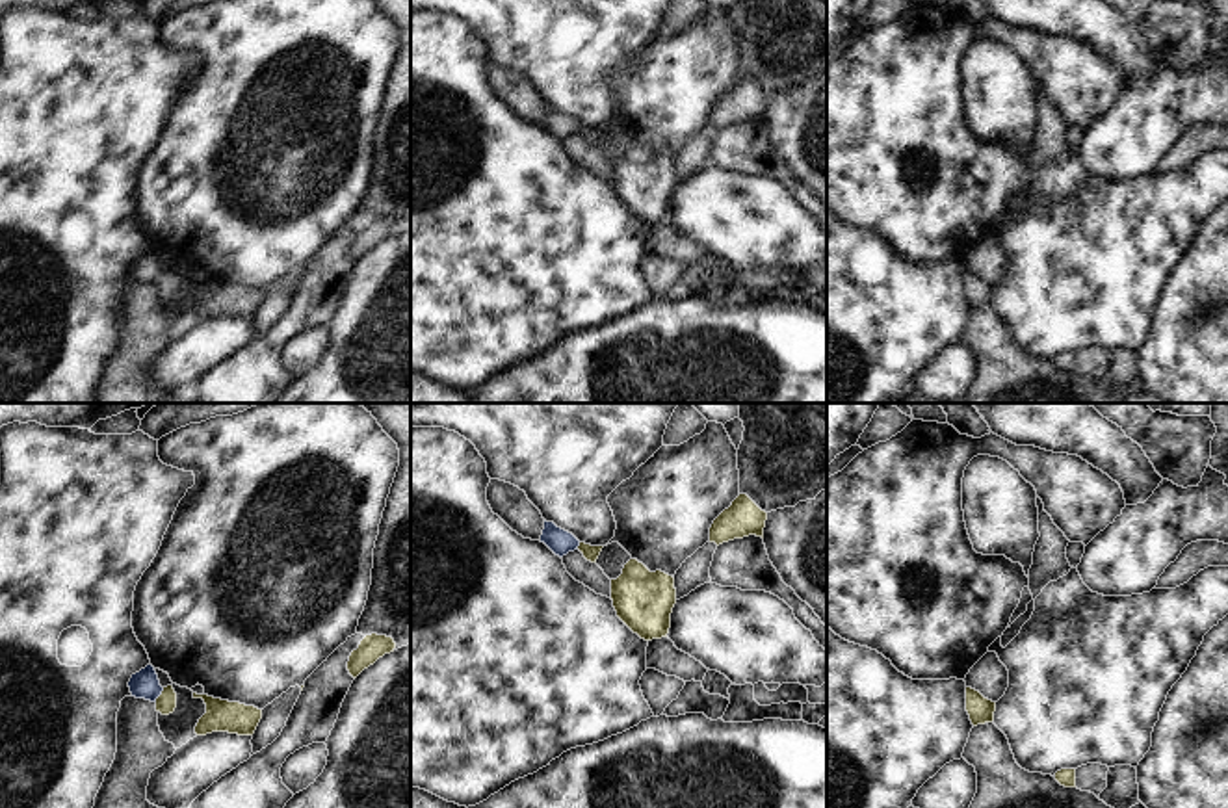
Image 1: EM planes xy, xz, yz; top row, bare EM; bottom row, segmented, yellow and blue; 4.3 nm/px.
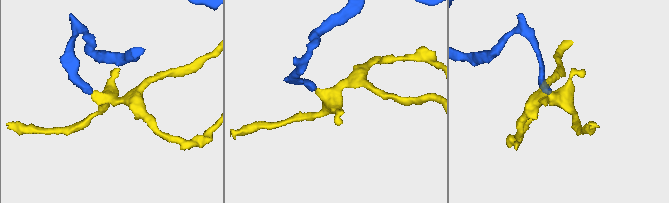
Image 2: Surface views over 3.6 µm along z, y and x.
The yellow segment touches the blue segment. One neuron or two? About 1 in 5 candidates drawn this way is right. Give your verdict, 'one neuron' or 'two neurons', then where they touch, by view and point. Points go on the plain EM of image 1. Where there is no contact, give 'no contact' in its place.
one neuron; contact xy (160, 279)

